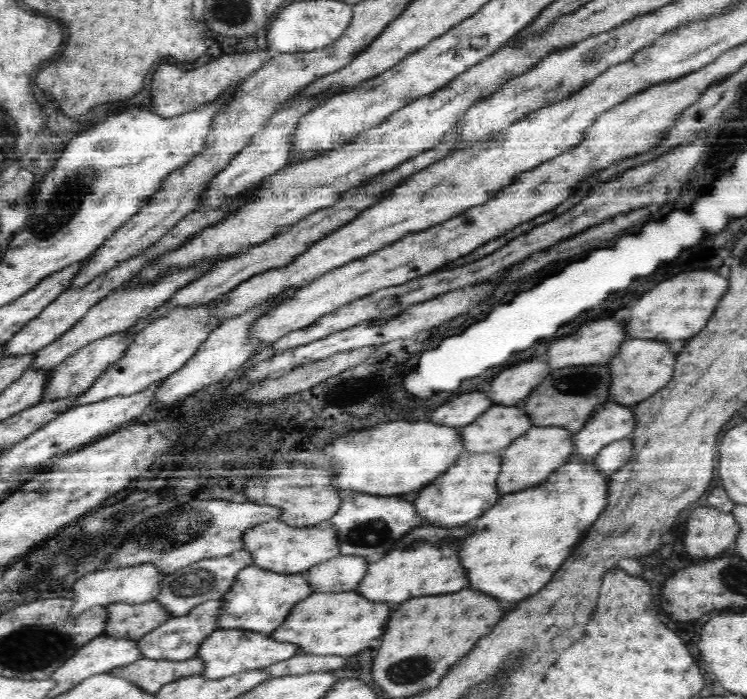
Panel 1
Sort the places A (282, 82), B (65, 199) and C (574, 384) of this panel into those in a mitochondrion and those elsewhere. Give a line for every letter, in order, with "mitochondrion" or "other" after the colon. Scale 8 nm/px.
A: other
B: mitochondrion
C: mitochondrion

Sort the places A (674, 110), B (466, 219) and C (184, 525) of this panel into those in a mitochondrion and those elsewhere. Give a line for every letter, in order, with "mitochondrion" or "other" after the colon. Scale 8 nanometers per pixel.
A: other
B: other
C: mitochondrion

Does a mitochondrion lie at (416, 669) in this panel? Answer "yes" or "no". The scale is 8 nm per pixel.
yes

